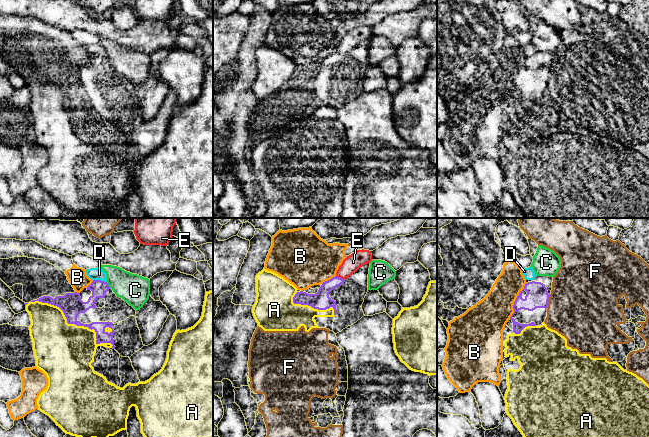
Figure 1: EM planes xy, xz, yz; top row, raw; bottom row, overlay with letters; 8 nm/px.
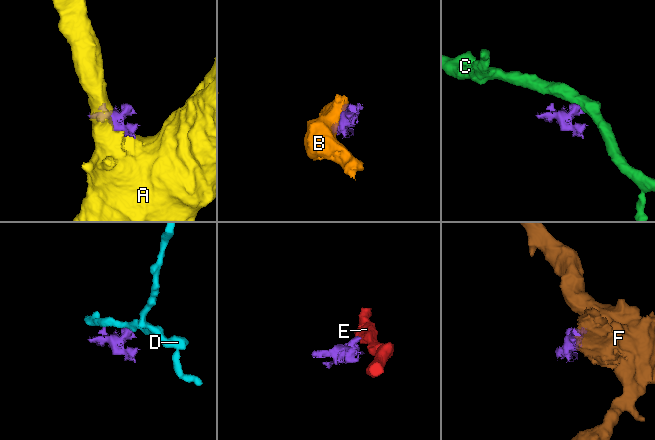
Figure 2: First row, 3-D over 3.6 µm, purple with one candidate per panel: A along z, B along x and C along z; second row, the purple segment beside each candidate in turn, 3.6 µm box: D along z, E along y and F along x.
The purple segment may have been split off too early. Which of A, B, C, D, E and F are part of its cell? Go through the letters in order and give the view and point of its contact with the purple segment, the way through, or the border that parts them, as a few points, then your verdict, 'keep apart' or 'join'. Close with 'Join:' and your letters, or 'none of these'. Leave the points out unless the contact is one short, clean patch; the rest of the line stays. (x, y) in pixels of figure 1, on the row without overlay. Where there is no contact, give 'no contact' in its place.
A: xy (75, 100) | keep apart
B: yz (515, 77) | keep apart
C: xy (108, 61) | along xy (106, 58), (110, 63) | keep apart
D: xy (100, 56) | keep apart
E: xz (339, 53) | along xz (336, 51), (344, 55) | keep apart
F: yz (547, 77) | keep apart
Join: none of these

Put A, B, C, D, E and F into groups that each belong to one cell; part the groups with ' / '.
A / B / C / D / E / F

